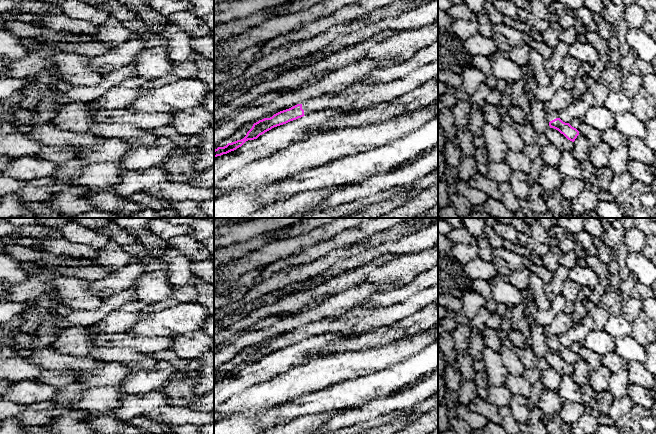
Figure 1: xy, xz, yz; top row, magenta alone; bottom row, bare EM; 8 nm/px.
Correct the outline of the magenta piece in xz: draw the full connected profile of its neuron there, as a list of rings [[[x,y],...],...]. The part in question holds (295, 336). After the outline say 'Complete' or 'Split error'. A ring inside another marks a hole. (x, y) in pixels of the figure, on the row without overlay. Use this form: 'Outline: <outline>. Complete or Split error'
Outline: [[[434,285],[428,289],[421,290],[403,302],[391,305],[381,311],[362,306],[349,310],[342,315],[325,318],[316,323],[297,328],[289,333],[274,338],[270,342],[264,342],[254,347],[243,363],[215,373],[214,382],[236,374],[246,365],[257,363],[260,359],[274,351],[286,348],[305,339],[324,334],[357,337],[384,325],[390,325],[398,320],[406,318],[437,299],[438,285]]]. Split error

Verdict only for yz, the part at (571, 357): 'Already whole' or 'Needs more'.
Needs more

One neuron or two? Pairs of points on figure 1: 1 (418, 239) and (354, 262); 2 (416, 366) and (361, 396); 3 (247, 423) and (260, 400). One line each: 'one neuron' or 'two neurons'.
1: one neuron
2: one neuron
3: two neurons

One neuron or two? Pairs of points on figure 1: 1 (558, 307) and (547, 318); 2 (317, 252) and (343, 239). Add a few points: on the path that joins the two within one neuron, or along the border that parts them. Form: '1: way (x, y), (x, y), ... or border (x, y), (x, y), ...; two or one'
1: way (555, 310), (550, 315); one
2: way (323, 248), (337, 241); one

